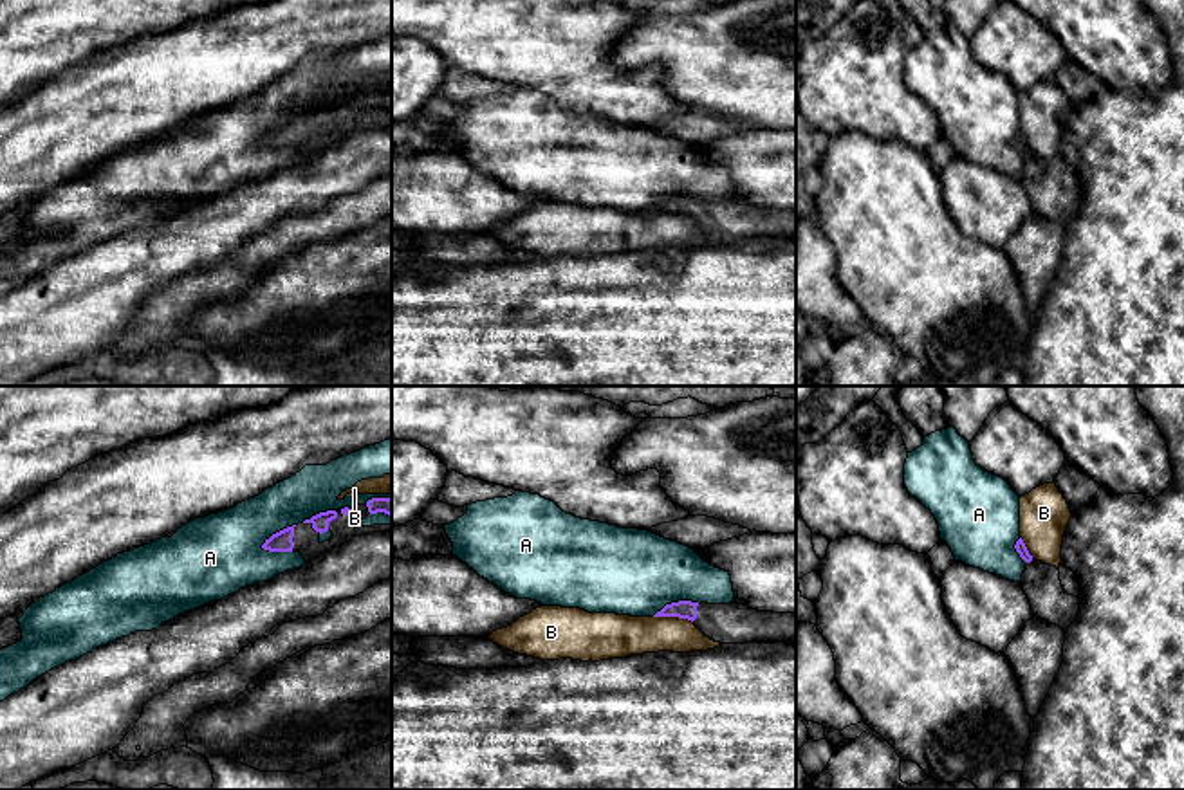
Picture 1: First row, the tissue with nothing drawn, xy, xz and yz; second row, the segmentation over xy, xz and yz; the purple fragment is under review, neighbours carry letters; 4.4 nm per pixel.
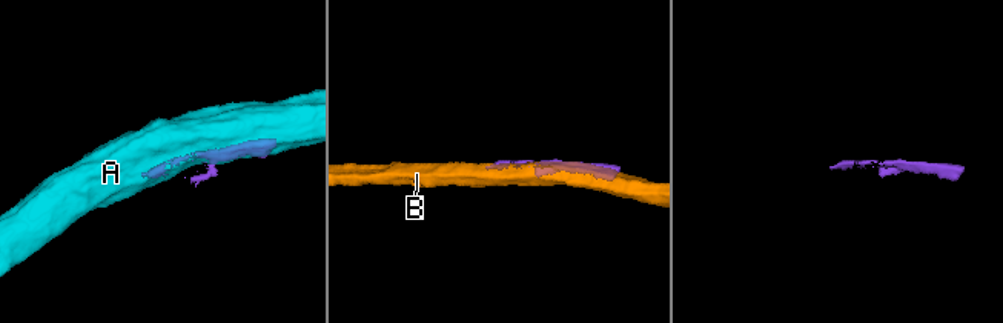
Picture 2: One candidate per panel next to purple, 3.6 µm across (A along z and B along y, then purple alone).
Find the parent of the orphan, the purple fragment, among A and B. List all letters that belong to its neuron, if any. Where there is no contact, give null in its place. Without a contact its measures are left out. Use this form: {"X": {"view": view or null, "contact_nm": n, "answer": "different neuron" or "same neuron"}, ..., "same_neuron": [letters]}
{"A": {"view": "xy", "contact_nm": 190, "answer": "different neuron"}, "B": {"view": "xz", "contact_nm": 180, "answer": "different neuron"}, "same_neuron": []}

